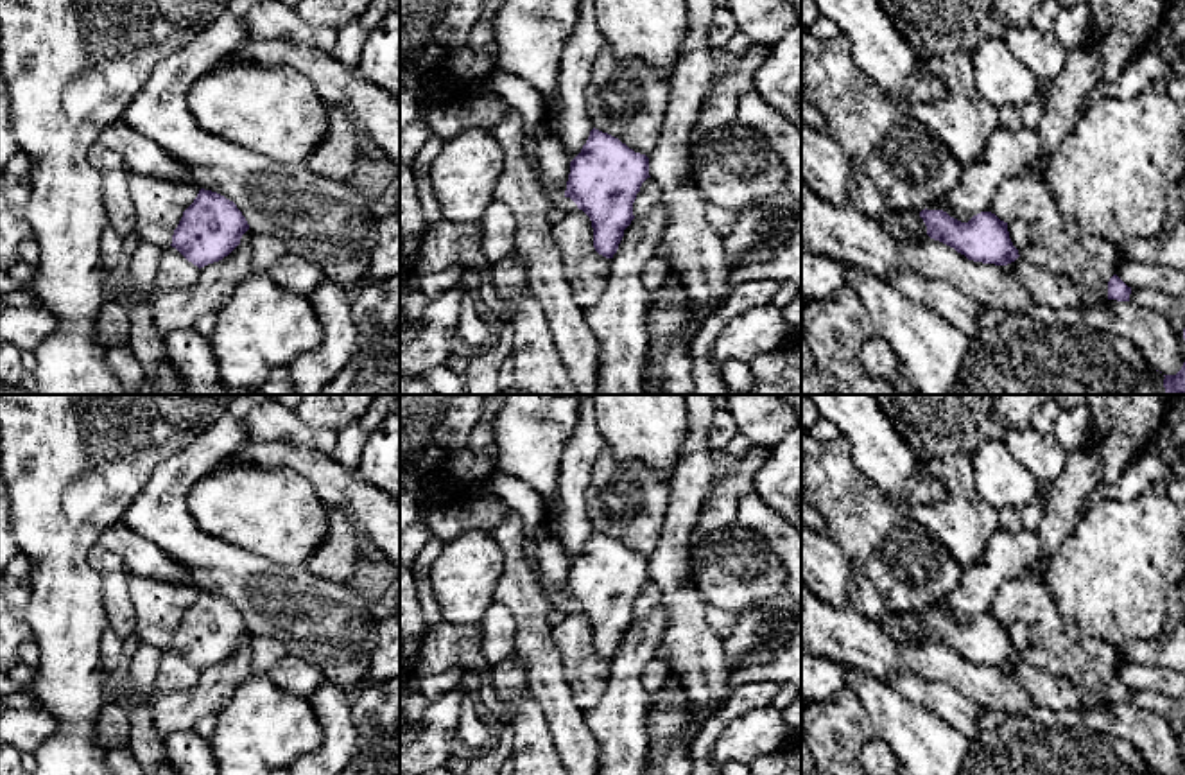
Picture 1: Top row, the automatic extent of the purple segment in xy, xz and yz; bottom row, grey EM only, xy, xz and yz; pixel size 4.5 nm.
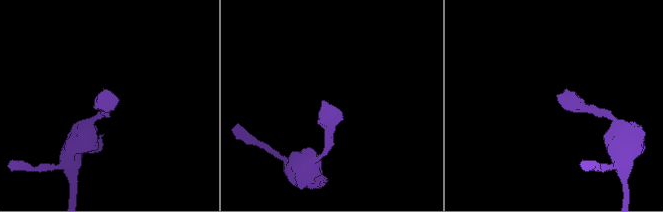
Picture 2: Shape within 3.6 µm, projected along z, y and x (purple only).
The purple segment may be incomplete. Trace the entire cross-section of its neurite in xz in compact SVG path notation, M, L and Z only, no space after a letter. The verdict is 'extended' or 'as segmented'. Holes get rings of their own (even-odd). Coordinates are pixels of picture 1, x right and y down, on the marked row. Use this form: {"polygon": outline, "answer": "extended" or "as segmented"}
{"polygon": "M592 129L581 152L570 161L565 197L583 210L593 228L593 248L613 258L624 230L635 219L633 203L649 176L649 158L618 138Z", "answer": "as segmented"}

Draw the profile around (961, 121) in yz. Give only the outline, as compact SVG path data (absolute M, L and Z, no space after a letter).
M956 50L925 61L920 74L938 79L945 88L945 97L932 102L889 99L932 131L959 167L970 165L1000 127L1000 109L979 95L972 74L972 52Z

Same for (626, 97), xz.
M606 43L593 59L584 106L595 129L649 156L669 102L669 79L640 57L617 57Z

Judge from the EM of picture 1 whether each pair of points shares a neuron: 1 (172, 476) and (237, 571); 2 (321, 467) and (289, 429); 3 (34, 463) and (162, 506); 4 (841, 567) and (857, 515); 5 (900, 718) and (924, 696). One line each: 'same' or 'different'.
1: same
2: different
3: different
4: different
5: different

